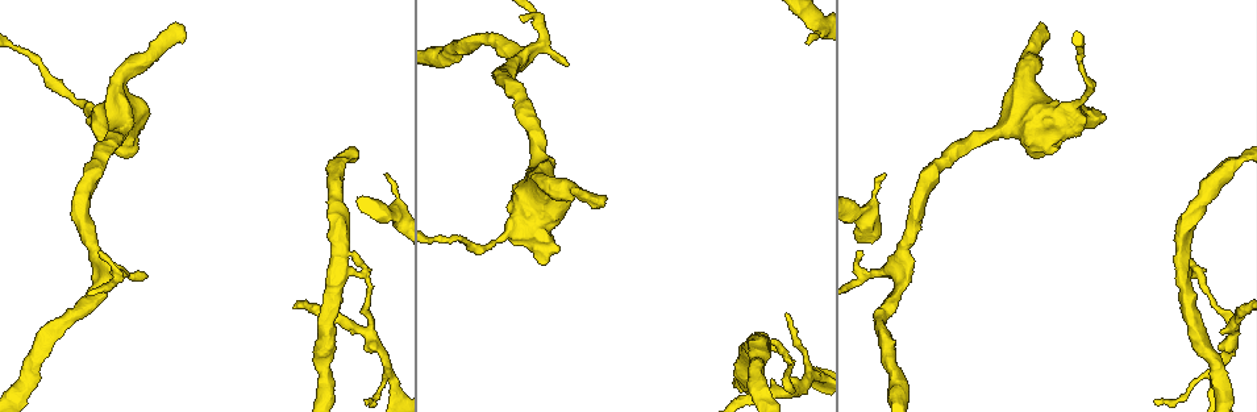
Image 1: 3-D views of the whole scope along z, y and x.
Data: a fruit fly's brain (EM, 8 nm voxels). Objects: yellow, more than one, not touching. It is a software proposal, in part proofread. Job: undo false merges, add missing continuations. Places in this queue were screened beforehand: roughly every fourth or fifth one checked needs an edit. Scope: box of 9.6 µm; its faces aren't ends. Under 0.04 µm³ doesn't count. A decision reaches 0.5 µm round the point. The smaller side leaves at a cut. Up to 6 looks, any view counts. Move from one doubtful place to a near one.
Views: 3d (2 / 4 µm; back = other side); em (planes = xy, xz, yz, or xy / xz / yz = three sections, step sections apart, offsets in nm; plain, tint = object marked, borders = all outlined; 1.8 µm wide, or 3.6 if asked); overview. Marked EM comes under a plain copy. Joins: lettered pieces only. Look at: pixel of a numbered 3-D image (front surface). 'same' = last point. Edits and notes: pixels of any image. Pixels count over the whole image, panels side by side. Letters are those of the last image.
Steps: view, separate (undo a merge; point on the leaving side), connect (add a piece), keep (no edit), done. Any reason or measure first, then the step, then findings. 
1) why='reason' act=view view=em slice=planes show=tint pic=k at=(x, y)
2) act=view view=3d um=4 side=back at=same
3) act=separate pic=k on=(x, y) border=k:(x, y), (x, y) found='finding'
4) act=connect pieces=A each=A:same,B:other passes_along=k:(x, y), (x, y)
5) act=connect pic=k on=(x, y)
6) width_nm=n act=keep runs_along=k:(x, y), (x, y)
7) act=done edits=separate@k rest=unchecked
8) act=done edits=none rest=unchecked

why='branch stops here' act=view view=em slice=planes show=borders pic=1 at=(99, 251)

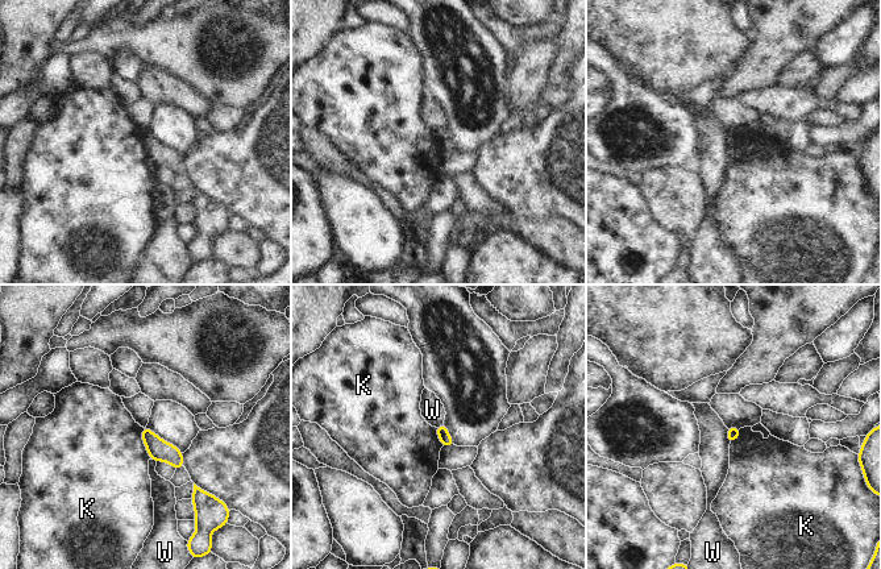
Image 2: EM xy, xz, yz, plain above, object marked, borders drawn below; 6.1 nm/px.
act=keep each=K:other,W:other border=2:(141, 427), (141, 439), (150, 459) found='no lettered piece goes on from it'

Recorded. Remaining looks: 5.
why='long arm stops here' act=view view=3d um=4 side=back pic=1 at=(602, 204)

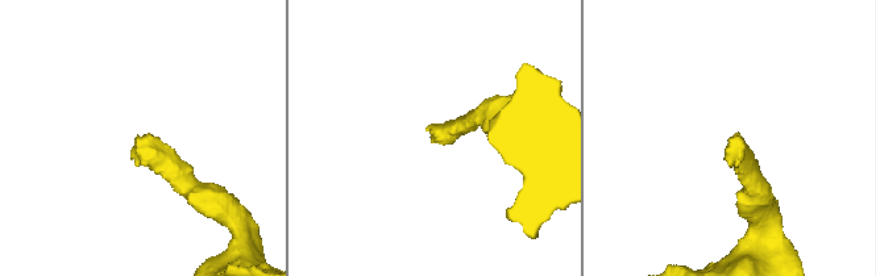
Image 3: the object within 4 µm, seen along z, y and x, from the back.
act=view view=em slice=planes show=borders pic=3 at=(432, 139)

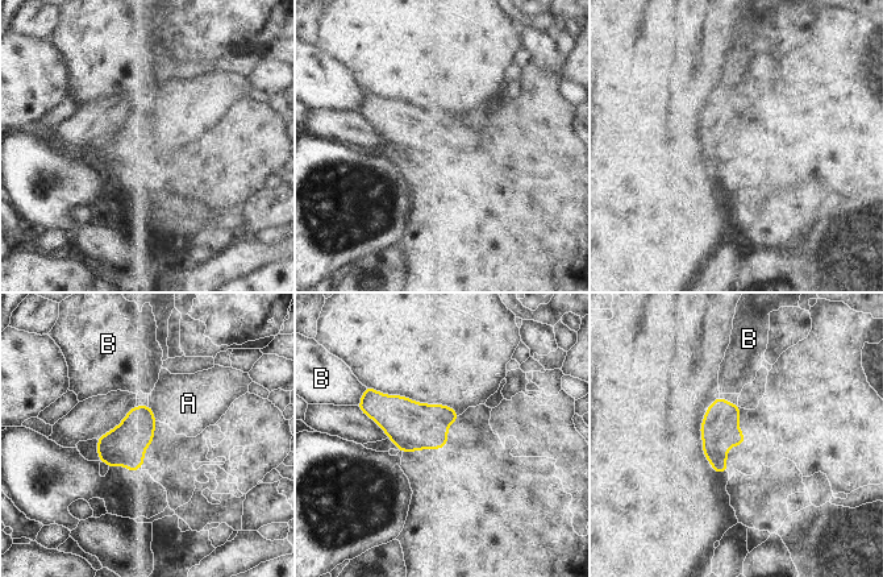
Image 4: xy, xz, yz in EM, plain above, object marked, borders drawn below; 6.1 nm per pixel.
act=connect pieces=A each=A:same,B:other passes_along=4:(126, 443), (153, 412), (188, 403) found='the neuron continues'

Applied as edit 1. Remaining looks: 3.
why='an open end' act=view view=3d um=2 side=back pic=1 at=(384, 175)

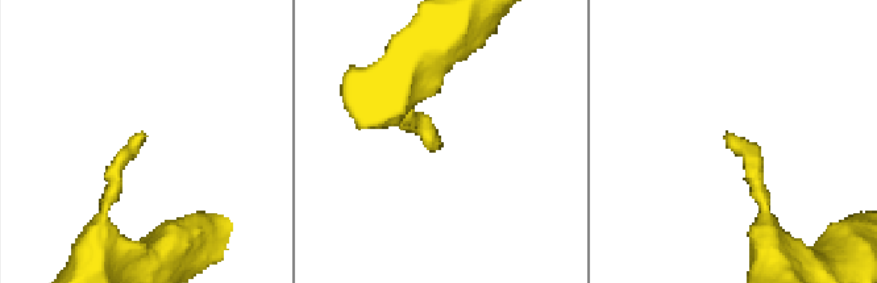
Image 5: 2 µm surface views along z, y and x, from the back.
act=view view=em slice=planes show=borders pic=5 at=(441, 145)

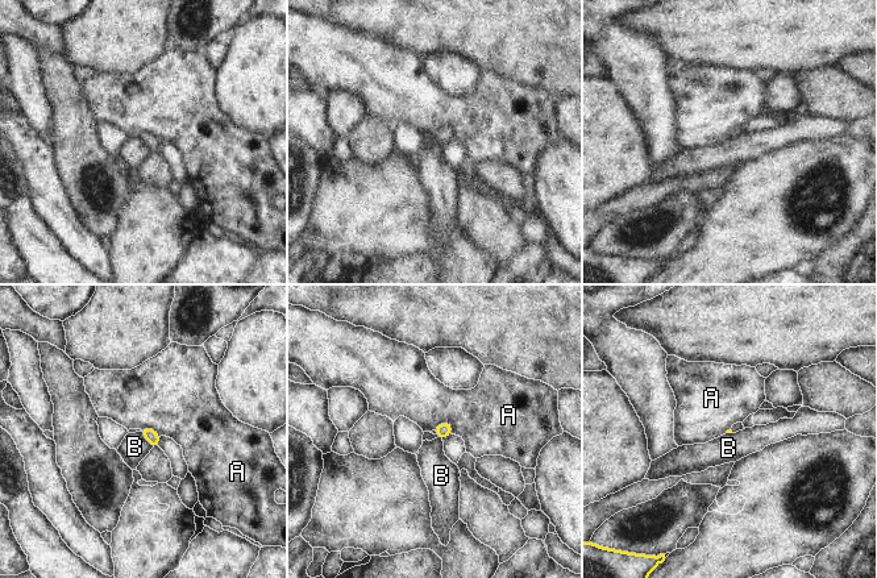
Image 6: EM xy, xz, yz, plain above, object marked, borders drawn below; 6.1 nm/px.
act=keep each=A:other,B:other border=6:(138, 432), (153, 446) found='none of them fits'

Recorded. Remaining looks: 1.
act=done edits=connect@4 rest=unchecked

